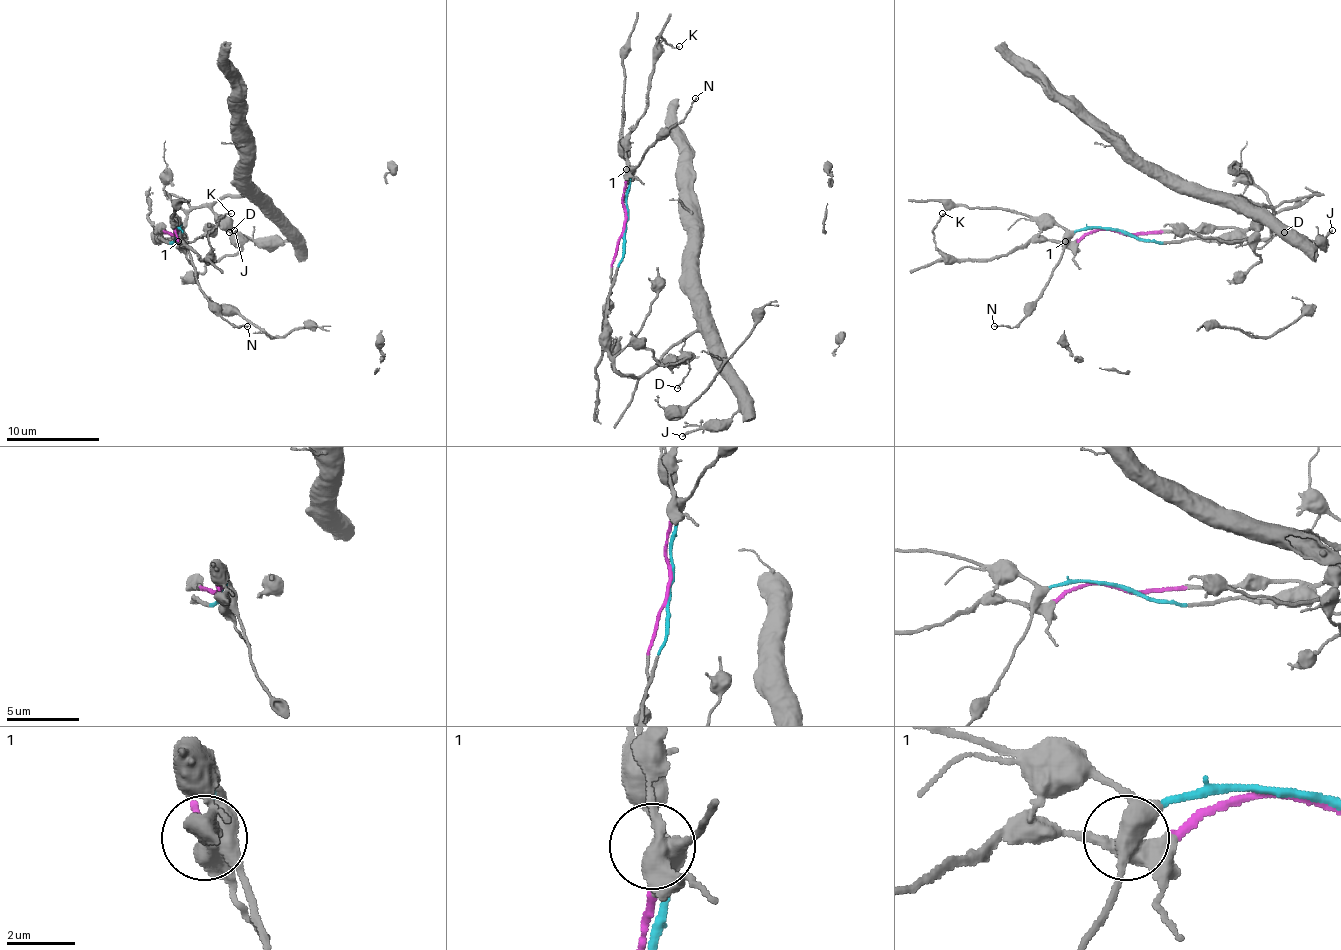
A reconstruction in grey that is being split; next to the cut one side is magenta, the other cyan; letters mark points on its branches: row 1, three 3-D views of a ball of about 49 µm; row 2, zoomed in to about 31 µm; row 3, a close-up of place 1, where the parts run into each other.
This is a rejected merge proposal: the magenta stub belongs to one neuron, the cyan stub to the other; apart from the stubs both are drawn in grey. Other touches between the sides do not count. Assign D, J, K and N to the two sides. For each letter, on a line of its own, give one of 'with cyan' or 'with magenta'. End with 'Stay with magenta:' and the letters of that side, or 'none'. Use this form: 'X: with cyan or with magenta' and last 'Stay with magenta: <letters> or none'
D: with cyan
J: with cyan
K: with magenta
N: with cyan
Stay with magenta: K

